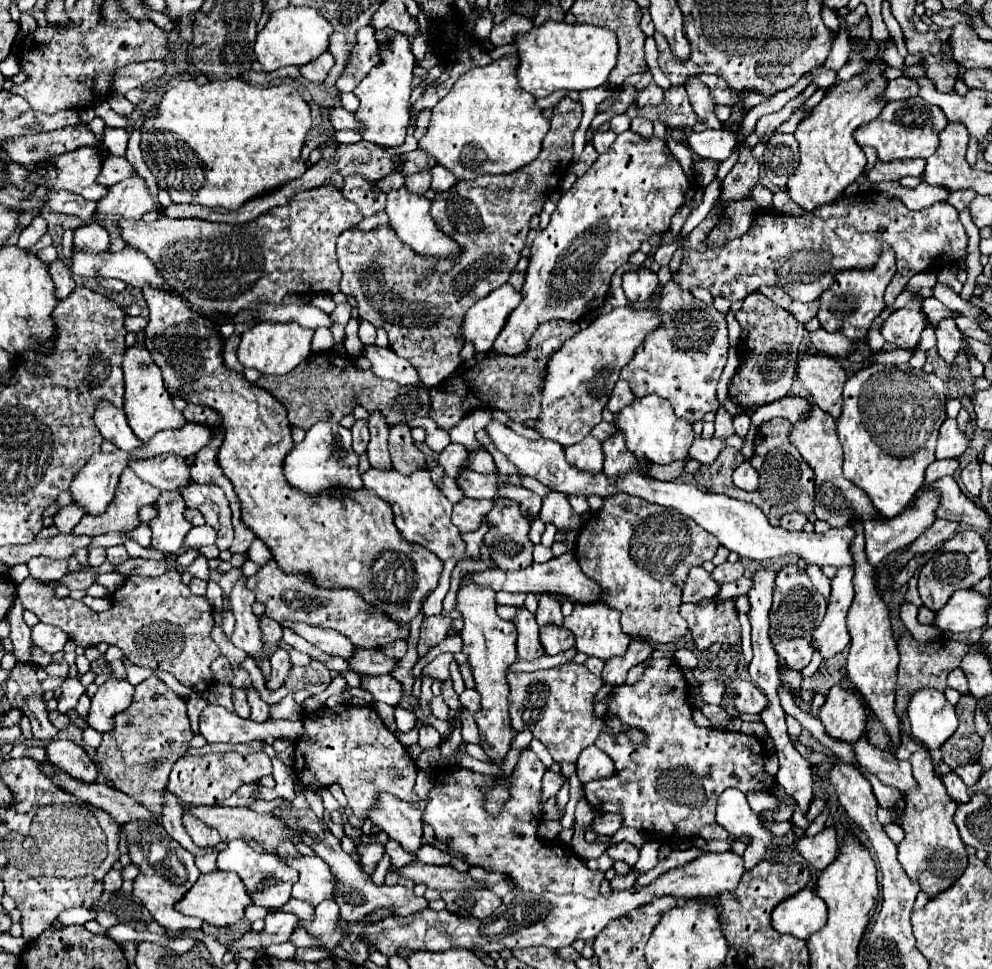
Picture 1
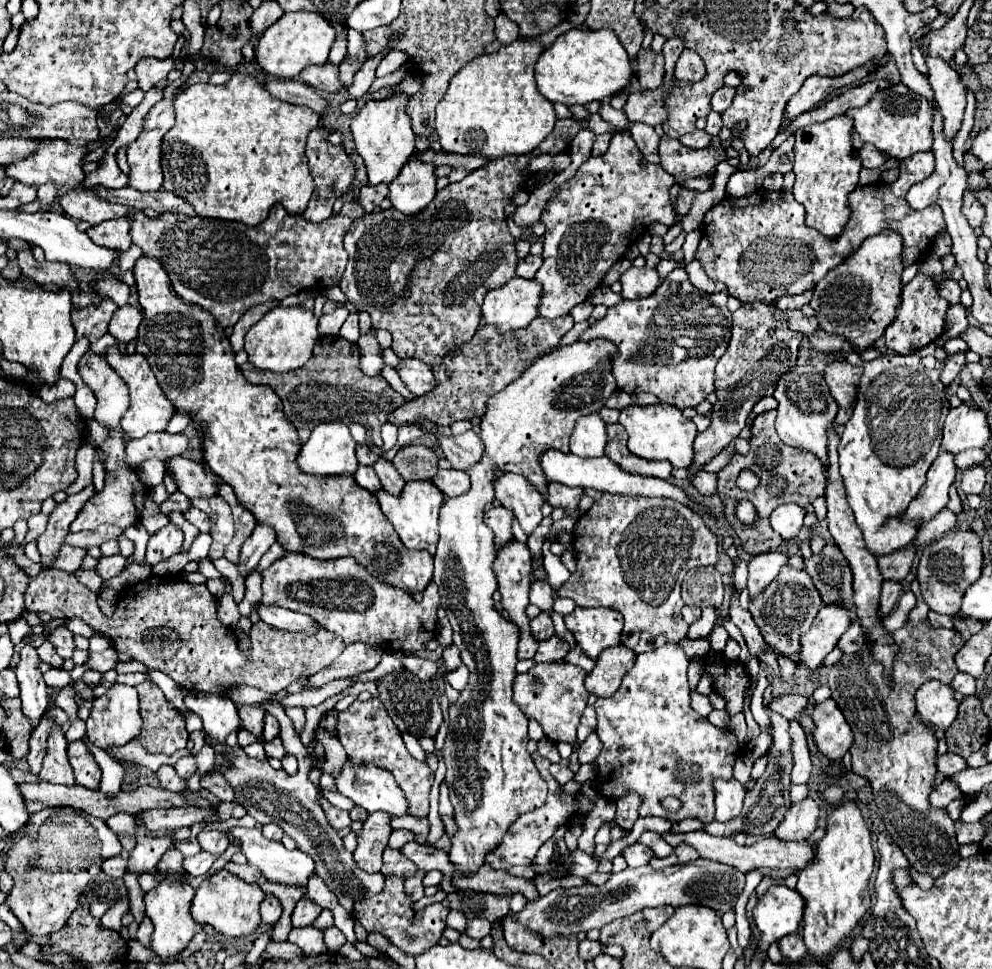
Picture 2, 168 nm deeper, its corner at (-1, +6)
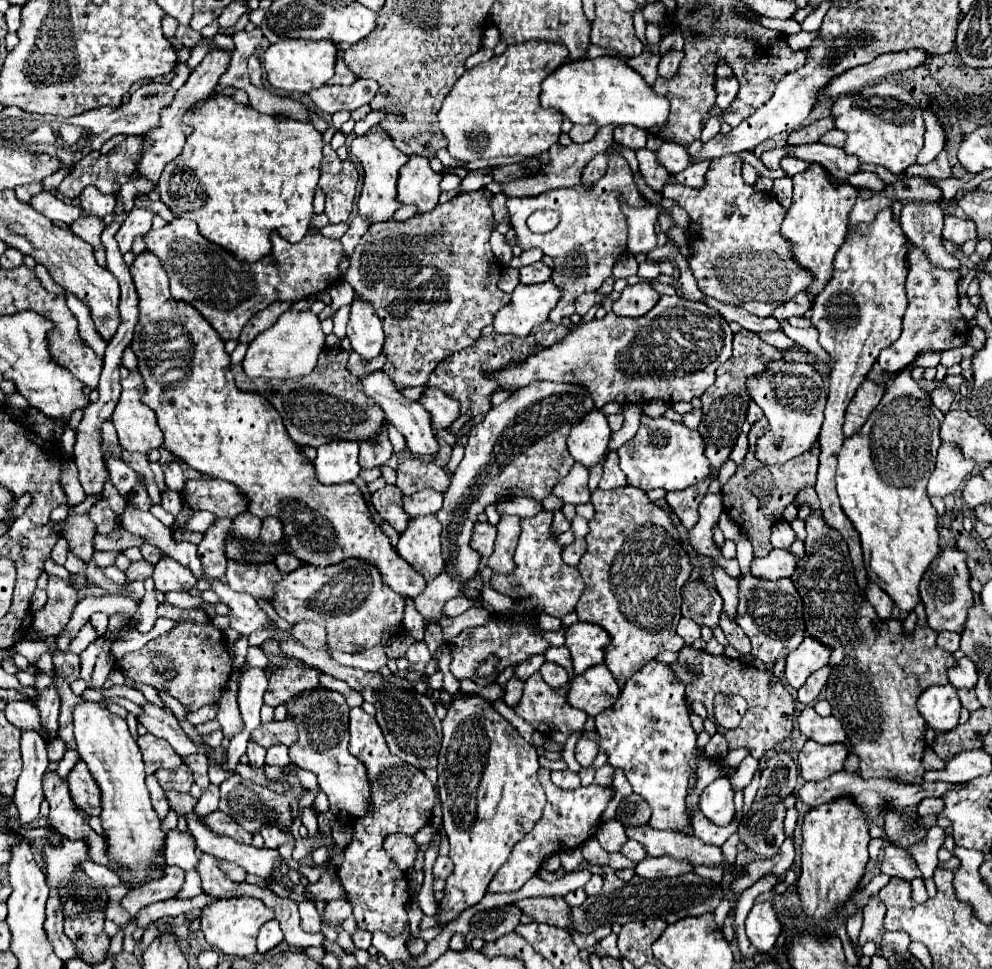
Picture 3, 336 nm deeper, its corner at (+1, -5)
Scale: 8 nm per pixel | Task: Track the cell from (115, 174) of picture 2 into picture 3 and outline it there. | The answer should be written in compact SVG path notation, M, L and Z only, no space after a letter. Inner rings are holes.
M85 187L79 201L81 201L81 209L89 211L89 215L93 217L105 217L115 209L115 197L103 195L95 187Z

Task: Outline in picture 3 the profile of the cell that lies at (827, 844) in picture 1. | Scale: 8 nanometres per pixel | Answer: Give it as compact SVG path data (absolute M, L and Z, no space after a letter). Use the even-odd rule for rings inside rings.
M649 825L625 827L627 839L641 843L649 857L675 857L689 859L693 865L721 865L721 849L717 845L707 845L697 837L685 837L677 831L657 831Z

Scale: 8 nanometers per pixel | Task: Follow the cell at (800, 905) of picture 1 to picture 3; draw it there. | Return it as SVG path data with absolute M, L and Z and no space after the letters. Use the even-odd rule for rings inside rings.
M755 903L745 919L745 933L757 951L767 953L781 933L775 909L769 903Z

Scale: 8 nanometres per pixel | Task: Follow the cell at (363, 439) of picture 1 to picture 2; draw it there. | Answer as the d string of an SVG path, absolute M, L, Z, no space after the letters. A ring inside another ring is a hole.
M359 444L357 446L357 460L361 462L361 464L373 464L375 460L377 460L377 452L373 452L367 444Z

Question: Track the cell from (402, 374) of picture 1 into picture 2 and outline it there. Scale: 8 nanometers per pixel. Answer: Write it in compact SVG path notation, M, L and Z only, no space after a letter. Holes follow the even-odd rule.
M415 358L401 360L401 368L395 368L395 372L403 380L403 384L409 388L409 392L413 392L415 396L425 394L425 392L433 390L433 386L435 386L431 368L427 364L423 364L421 360L415 360Z

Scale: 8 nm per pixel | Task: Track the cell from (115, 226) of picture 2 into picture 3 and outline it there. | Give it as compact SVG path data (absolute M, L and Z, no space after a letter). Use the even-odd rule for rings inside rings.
M133 209L133 211L127 215L123 227L121 227L119 233L115 235L115 239L117 239L119 247L121 247L121 253L127 253L127 251L131 249L133 239L135 239L137 235L149 233L151 223L153 223L153 217L155 217L155 213L151 213L149 209Z

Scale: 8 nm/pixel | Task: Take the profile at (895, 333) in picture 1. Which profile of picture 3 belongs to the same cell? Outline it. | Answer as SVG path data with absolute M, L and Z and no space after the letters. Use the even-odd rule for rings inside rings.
M911 247L909 249L909 275L907 275L907 299L909 307L903 317L903 331L901 337L881 351L877 363L889 375L895 375L911 365L911 361L919 355L921 349L933 351L947 351L955 347L963 347L969 337L969 325L959 311L959 287L961 275L959 269L947 271L939 269L929 263L929 257L923 249Z

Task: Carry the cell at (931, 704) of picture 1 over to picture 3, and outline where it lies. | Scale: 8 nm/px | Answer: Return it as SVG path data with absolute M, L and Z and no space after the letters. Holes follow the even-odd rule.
M949 683L925 689L919 697L917 707L921 717L927 721L927 725L937 733L953 729L961 713L957 689Z

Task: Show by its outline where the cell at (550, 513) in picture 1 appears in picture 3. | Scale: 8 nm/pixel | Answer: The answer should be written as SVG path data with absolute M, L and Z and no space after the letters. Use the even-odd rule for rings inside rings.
M575 463L569 471L569 475L565 475L565 479L561 479L561 483L555 485L553 493L557 497L561 497L565 503L589 503L591 499L591 491L587 487L589 481L589 469L581 467L581 463Z

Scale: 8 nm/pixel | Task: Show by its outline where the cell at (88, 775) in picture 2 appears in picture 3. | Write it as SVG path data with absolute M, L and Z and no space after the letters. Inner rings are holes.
M79 761L73 771L67 777L69 793L73 803L83 809L87 815L99 815L101 813L101 793L97 791L95 779L89 775L89 769L83 761Z

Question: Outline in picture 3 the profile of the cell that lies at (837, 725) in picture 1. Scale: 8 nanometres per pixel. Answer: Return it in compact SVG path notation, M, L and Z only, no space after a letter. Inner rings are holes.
M809 739L799 751L799 759L797 759L799 775L805 781L823 781L843 769L847 755L849 751L841 743L819 745L813 743L813 739Z

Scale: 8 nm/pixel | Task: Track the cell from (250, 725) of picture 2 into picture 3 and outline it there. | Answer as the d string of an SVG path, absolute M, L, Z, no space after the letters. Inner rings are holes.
M249 743L247 747L247 757L249 757L249 767L263 767L265 765L265 749L259 747L257 743Z

